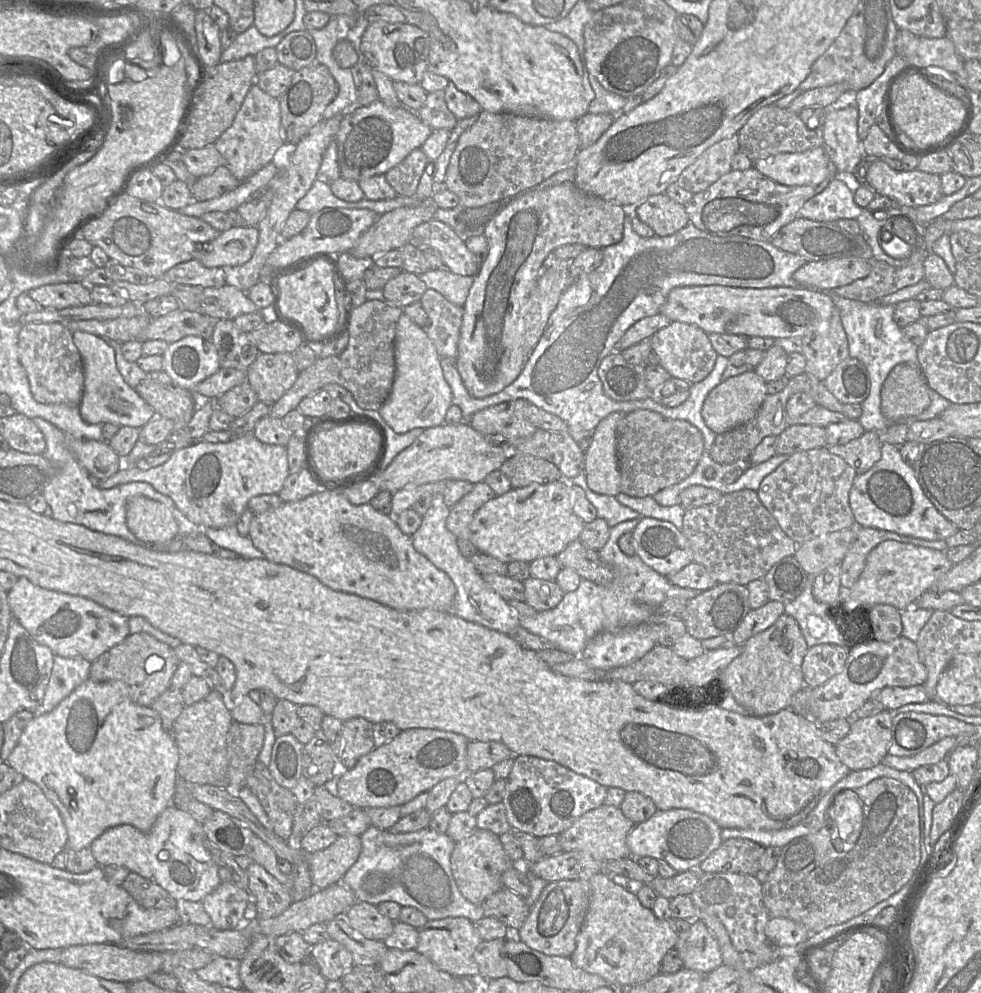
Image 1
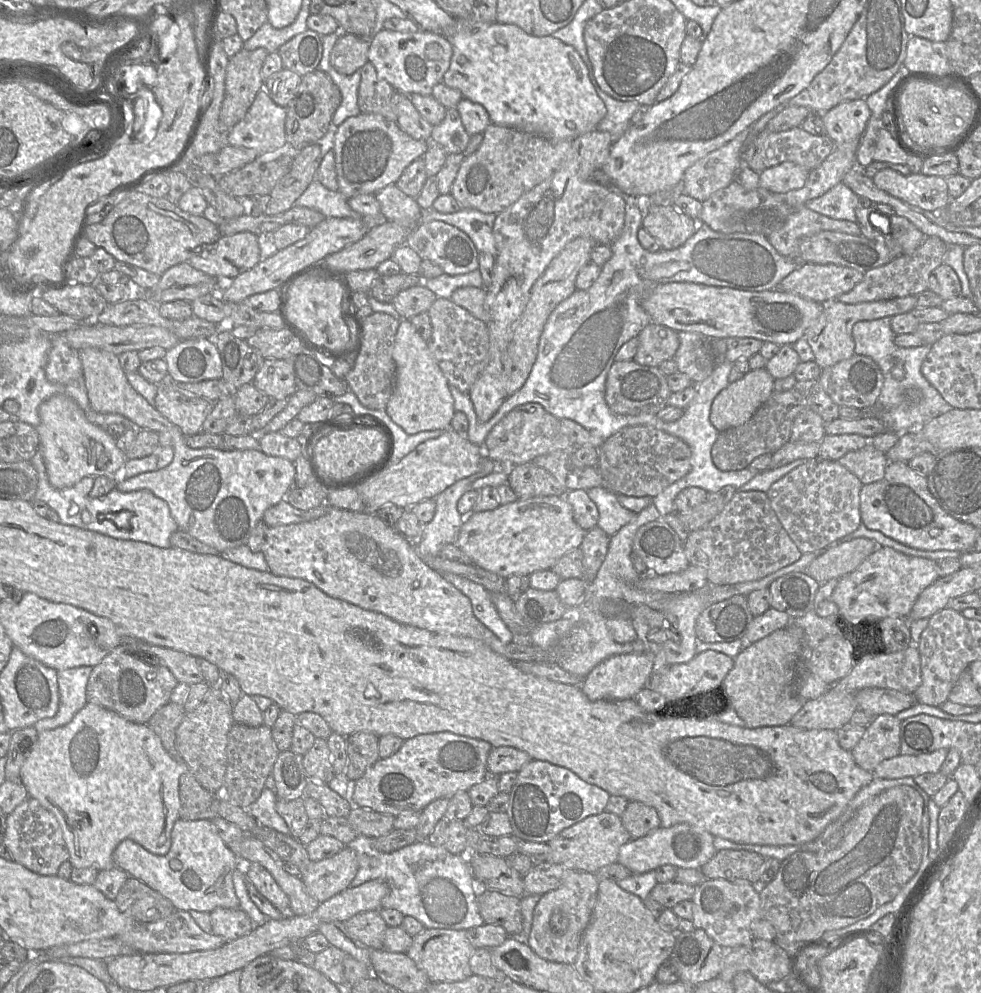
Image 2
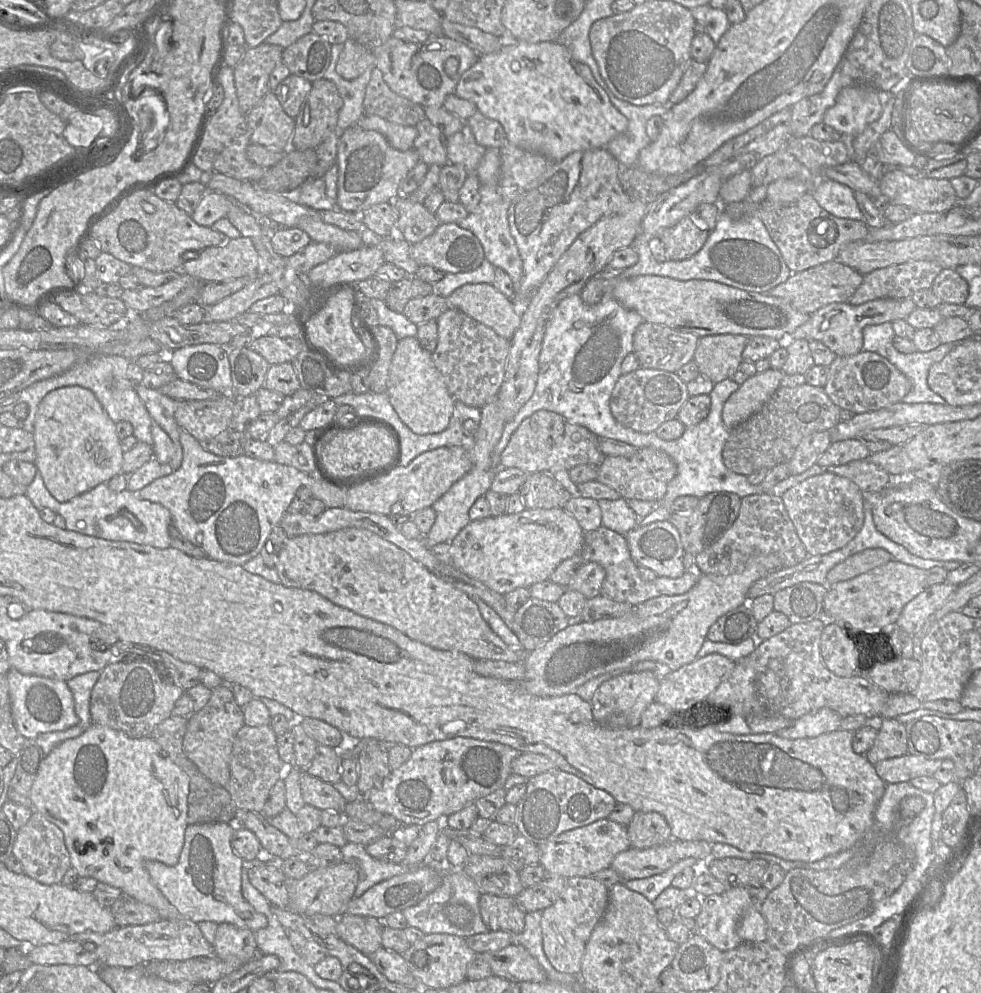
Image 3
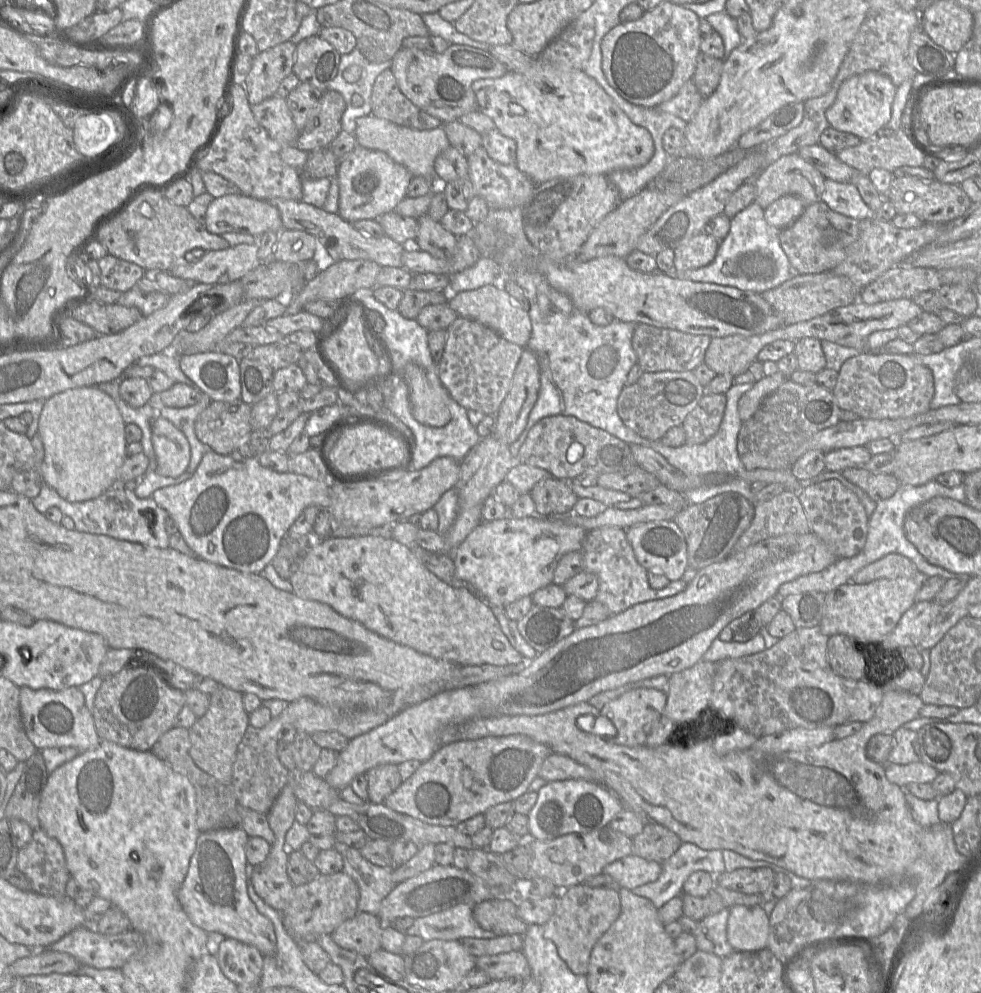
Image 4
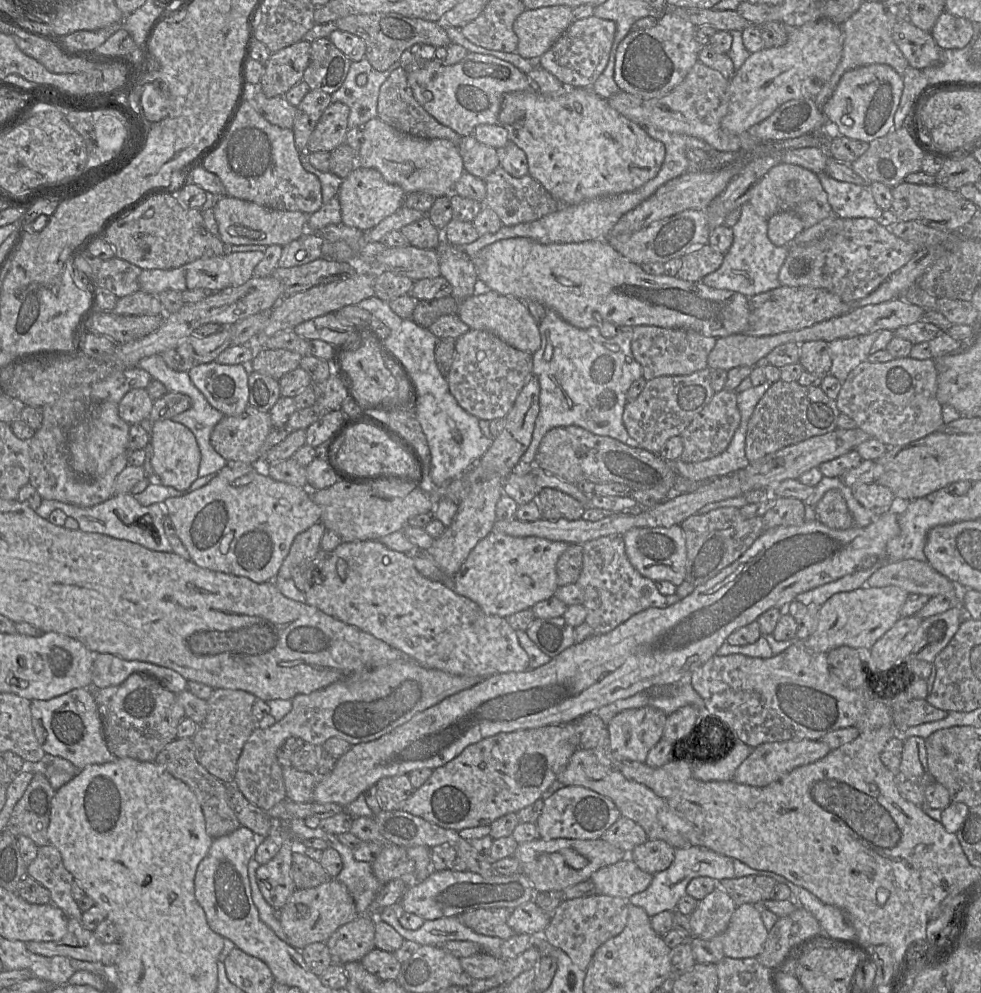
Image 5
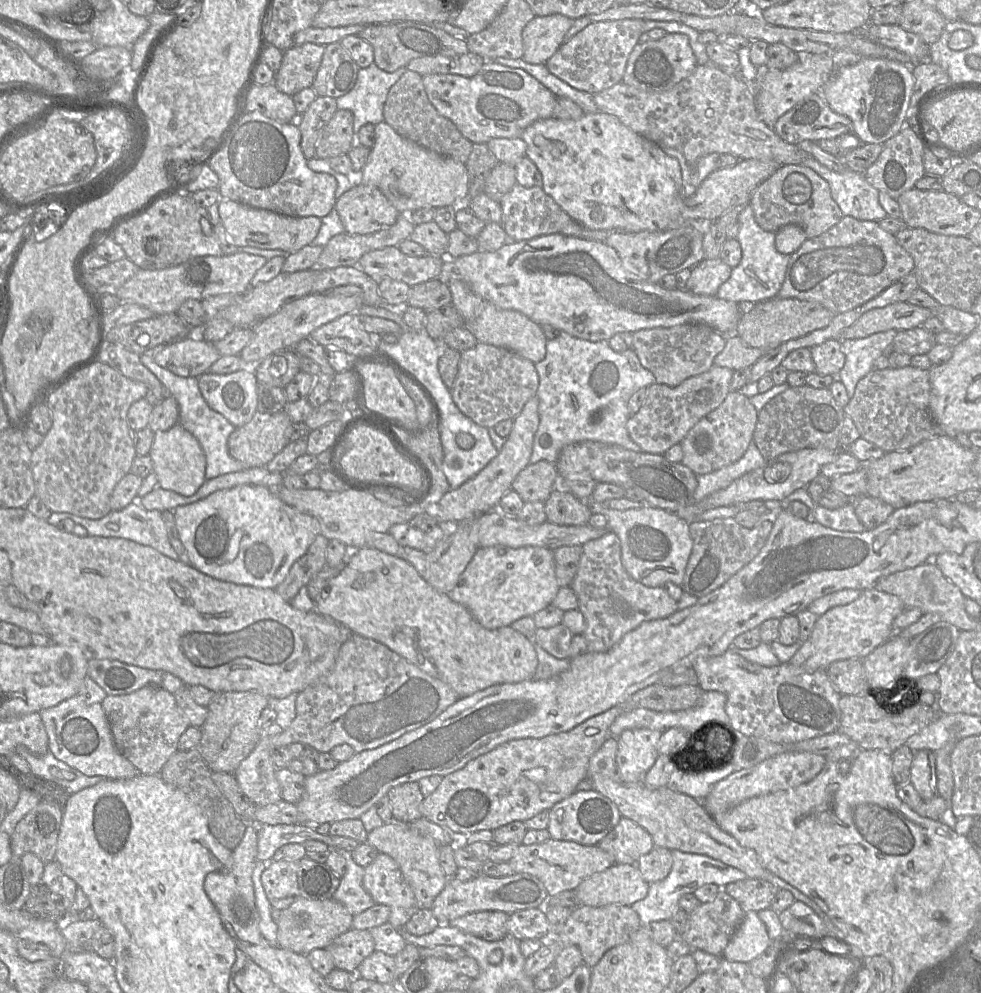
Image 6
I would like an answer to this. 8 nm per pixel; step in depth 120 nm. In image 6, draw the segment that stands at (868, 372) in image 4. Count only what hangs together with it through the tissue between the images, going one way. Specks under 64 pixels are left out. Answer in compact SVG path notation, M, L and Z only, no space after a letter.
M911 365L896 369L873 369L859 380L855 393L843 410L853 420L860 437L885 453L907 450L942 434L931 415L930 392L929 370Z

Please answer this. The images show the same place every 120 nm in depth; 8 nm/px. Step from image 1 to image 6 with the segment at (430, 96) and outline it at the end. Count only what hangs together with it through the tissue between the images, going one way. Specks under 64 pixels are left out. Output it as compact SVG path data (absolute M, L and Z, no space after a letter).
M516 183L499 204L502 210L501 225L516 242L550 234L582 238L584 228L570 218L541 187L526 188Z

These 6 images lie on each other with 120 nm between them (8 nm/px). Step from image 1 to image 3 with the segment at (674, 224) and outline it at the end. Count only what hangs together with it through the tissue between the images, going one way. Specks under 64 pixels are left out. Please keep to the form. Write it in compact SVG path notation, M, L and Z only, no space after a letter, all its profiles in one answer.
M689 217L664 229L657 238L663 243L667 260L685 260L695 255L705 244L709 231L699 229Z

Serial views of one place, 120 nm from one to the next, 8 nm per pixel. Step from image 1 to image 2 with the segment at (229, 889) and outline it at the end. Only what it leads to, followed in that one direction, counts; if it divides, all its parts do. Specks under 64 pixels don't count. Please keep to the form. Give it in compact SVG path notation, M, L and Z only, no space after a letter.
M216 908L210 913L212 933L226 942L249 934L252 923L244 910L239 908Z

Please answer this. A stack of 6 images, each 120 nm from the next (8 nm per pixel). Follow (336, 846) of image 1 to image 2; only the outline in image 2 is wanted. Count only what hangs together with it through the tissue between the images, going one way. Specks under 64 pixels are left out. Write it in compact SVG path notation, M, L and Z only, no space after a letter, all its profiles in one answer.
M345 845L330 858L311 861L301 879L309 895L322 903L350 887L357 870L357 854Z

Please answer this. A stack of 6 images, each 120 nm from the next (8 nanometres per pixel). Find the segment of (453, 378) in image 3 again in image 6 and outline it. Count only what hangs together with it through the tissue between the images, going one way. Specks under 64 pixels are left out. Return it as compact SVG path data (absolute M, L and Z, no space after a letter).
M478 342L475 347L461 353L451 396L465 416L478 425L493 428L503 420L514 419L522 411L525 403L537 394L538 384L539 377L532 361L509 349Z

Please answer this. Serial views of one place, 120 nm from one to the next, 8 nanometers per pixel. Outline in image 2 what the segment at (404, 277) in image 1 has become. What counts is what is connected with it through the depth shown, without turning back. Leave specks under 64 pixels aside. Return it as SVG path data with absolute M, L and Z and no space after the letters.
M423 284L399 292L392 303L402 319L428 311L437 296Z

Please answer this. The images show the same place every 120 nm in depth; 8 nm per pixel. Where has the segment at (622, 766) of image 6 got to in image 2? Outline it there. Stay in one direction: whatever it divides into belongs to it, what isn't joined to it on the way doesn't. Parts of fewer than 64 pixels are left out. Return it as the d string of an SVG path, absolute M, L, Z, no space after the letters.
M656 651L644 653L629 653L611 656L596 665L582 680L581 689L591 701L633 699L648 682L653 673L653 663Z

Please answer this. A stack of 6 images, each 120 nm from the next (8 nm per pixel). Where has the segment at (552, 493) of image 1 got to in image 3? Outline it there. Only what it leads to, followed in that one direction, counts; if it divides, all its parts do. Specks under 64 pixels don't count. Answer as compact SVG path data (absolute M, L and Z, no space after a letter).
M563 508L525 509L517 514L505 513L470 521L450 542L451 564L490 589L505 595L516 588L529 588L550 578L556 567L565 559L579 554L585 532L578 521Z

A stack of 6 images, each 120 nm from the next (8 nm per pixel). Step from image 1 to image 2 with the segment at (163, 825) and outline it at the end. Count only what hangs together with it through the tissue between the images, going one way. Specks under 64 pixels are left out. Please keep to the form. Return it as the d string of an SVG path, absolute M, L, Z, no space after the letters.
M177 819L171 830L171 847L166 855L153 854L137 842L124 839L114 850L113 861L115 866L124 870L129 876L142 881L170 900L176 910L210 913L219 907L240 907L233 884L233 872L237 866L237 856L223 842L211 820Z

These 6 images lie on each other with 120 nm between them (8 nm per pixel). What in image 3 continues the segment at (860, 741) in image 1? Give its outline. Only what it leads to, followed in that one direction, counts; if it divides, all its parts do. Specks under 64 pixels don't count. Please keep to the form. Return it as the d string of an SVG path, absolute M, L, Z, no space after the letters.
M896 719L878 722L878 733L872 747L865 754L867 760L876 765L880 761L908 754L905 725Z

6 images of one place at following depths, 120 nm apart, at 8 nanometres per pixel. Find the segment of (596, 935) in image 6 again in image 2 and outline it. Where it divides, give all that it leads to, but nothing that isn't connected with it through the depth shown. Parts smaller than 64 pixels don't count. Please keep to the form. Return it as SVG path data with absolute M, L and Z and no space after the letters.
M571 872L563 884L541 896L532 919L528 946L548 961L573 964L579 951L582 935L587 928L598 895L599 879L596 874Z

